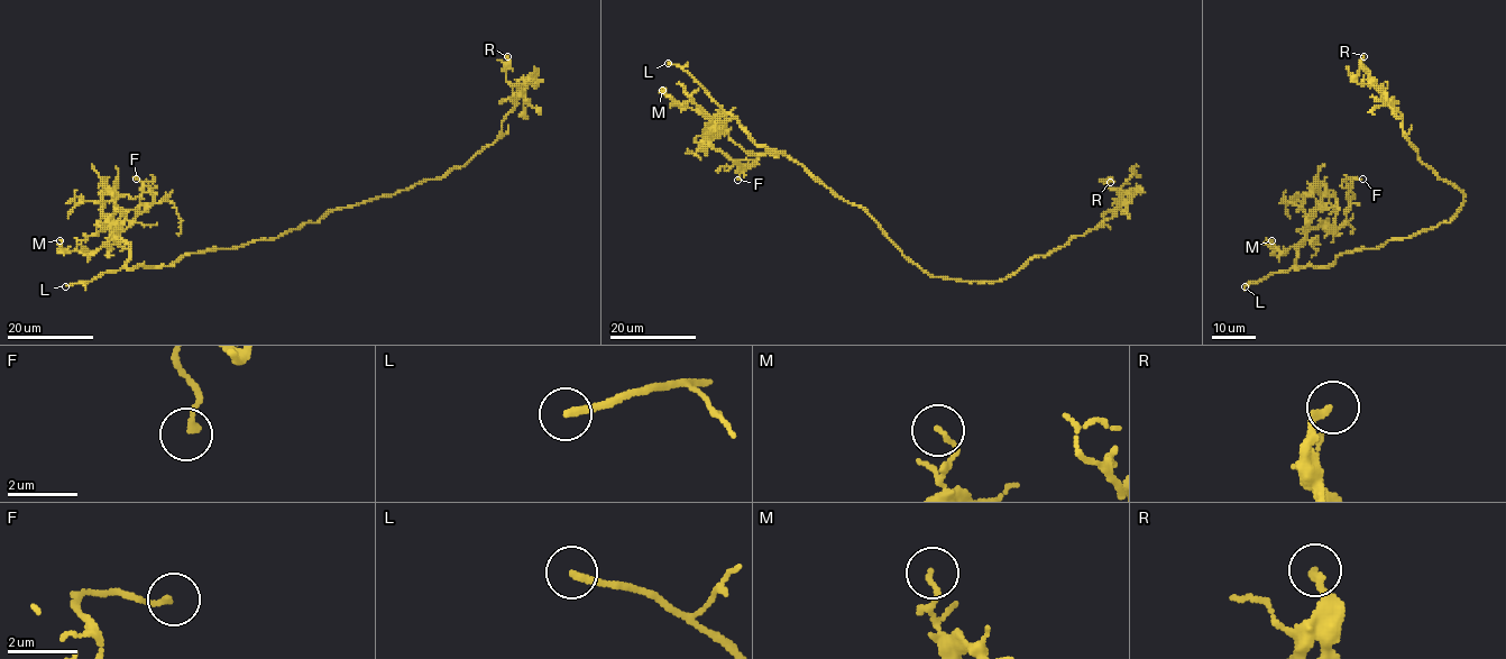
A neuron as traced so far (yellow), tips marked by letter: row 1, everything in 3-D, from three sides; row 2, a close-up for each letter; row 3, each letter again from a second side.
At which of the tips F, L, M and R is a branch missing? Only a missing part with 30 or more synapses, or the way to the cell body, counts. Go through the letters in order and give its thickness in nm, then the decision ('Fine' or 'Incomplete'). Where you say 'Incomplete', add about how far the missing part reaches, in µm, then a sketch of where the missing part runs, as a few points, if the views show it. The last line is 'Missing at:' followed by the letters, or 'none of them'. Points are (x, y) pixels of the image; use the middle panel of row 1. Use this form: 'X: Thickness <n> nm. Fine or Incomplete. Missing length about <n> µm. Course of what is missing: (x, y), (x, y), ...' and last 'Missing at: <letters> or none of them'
F: Thickness 130 nm. Fine
L: Thickness 200 nm. Incomplete. Missing length about 70 µm
M: Thickness 130 nm. Fine
R: Thickness 190 nm. Fine
Missing at: L

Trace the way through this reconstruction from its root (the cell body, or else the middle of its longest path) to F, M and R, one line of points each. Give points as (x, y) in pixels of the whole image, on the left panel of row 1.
F: (285, 232), (128, 268), (129, 244), (108, 226), (113, 231), (132, 221), (143, 186), (136, 179)
M: (285, 232), (130, 268), (128, 243), (111, 236), (109, 245), (83, 254), (65, 252), (60, 240)
R: (285, 232), (336, 209), (442, 177), (489, 146), (519, 91), (505, 76), (507, 56)

